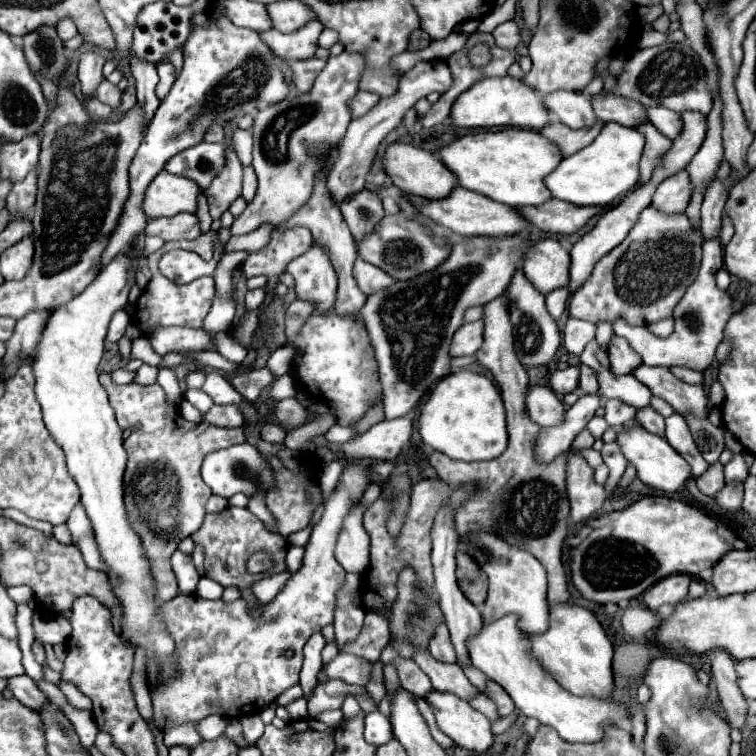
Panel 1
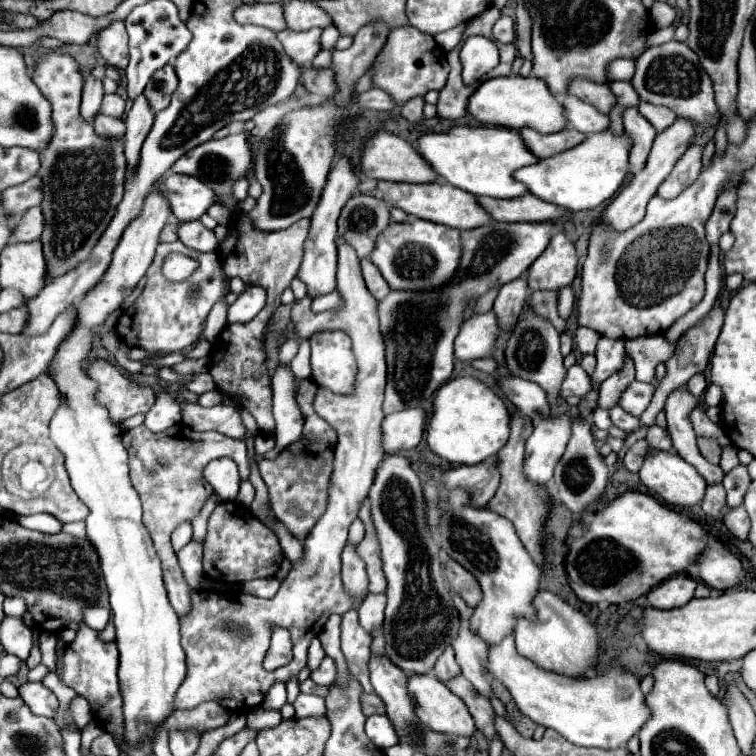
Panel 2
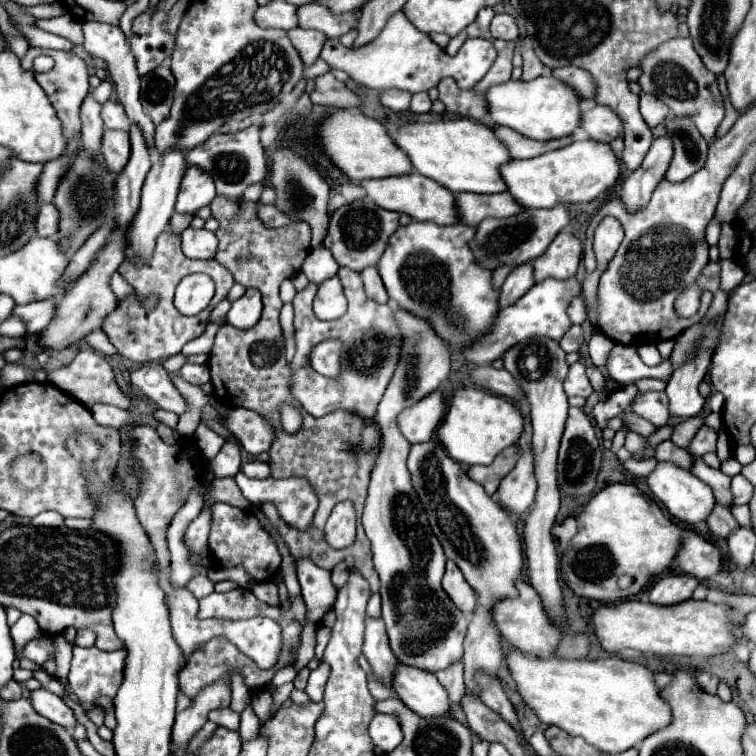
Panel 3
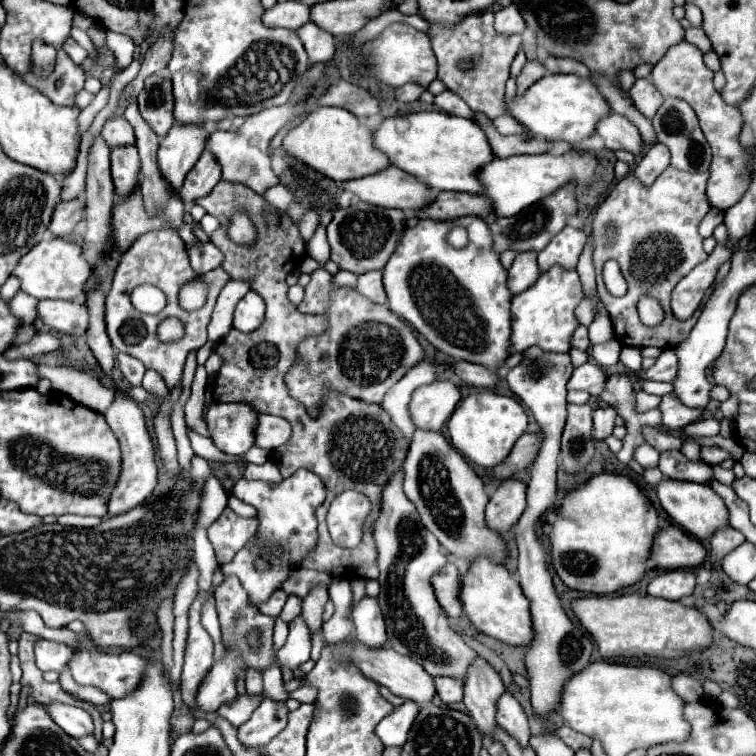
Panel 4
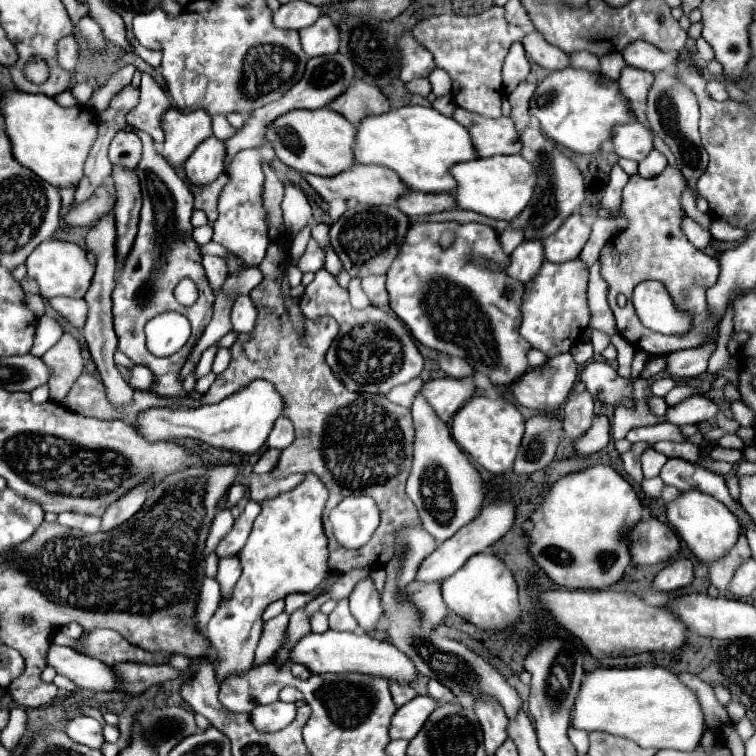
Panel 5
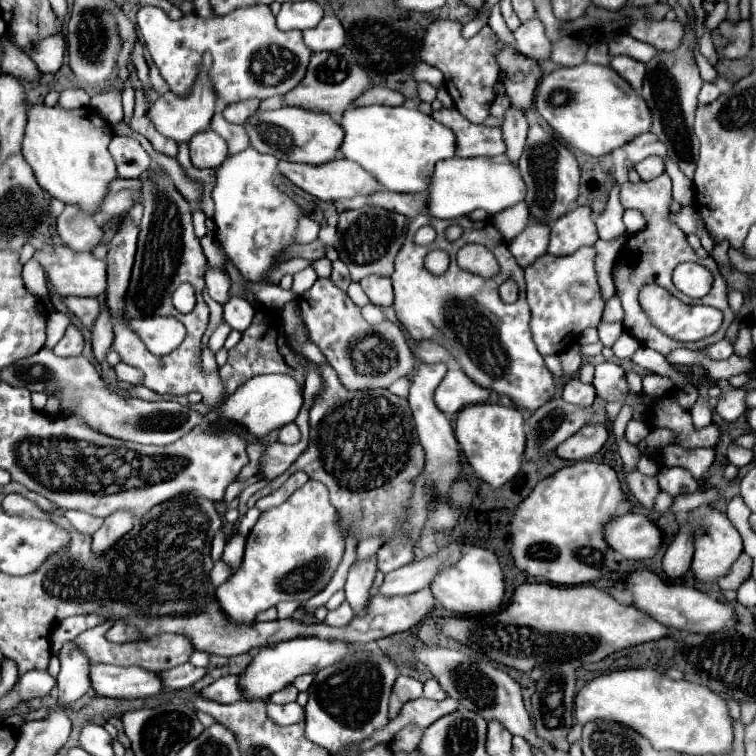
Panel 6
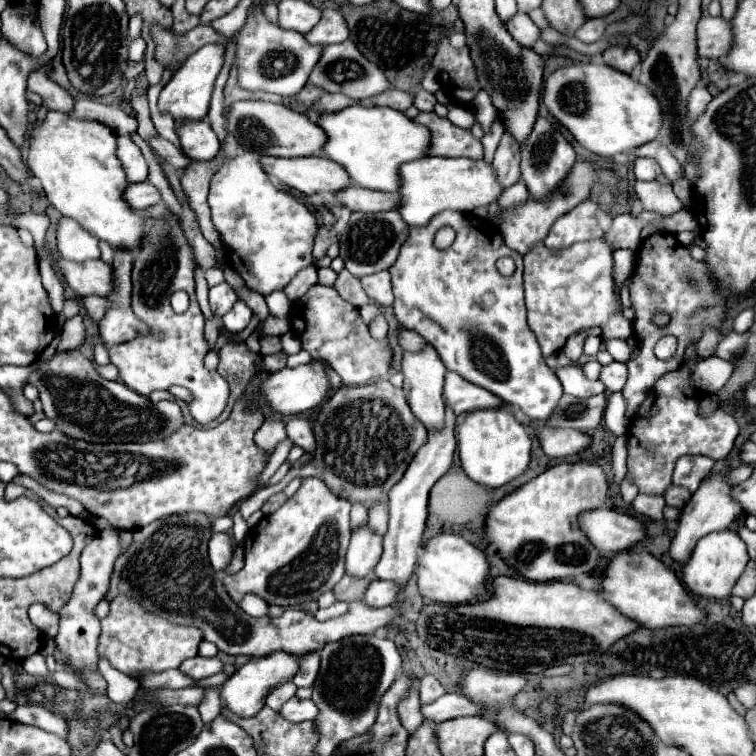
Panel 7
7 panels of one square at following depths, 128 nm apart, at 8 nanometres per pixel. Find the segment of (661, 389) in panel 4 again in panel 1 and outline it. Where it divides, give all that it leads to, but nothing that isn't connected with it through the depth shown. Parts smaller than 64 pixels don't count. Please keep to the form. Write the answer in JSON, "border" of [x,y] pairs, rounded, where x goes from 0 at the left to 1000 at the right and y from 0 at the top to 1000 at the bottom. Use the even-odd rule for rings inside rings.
{"border":[[[939,315],[931,320],[929,352],[926,352],[921,376],[915,376],[915,381],[910,381],[910,386],[905,389],[905,394],[894,405],[894,413],[892,413],[894,434],[884,447],[870,447],[857,434],[836,434],[836,431],[825,429],[823,423],[817,423],[812,429],[812,442],[831,450],[833,460],[841,468],[847,468],[849,481],[884,484],[884,487],[886,484],[907,484],[907,487],[918,487],[918,489],[929,492],[944,476],[947,460],[955,452],[958,431],[968,418],[968,397],[963,394],[960,386],[950,384],[947,373],[944,373],[944,362],[955,354],[955,336],[958,333],[955,333],[952,315]]]}

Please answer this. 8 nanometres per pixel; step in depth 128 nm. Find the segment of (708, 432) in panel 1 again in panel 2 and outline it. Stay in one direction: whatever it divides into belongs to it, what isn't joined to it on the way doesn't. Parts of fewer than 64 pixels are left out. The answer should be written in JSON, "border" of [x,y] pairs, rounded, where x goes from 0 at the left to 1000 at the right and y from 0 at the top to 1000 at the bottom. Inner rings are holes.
{"border":[[[923,579],[923,593],[926,593],[926,598],[931,601],[931,606],[939,614],[950,614],[952,611],[952,590],[942,587],[942,582],[926,582]]]}

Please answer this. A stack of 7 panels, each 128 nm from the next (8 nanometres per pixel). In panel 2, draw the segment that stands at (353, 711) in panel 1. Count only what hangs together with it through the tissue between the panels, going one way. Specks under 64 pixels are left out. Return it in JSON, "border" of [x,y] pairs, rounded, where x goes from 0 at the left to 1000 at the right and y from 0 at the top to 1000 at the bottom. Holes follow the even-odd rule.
{"border":[[[437,815],[429,833],[423,836],[423,849],[431,860],[431,865],[444,876],[447,881],[447,902],[455,905],[458,902],[458,894],[460,894],[460,884],[458,884],[458,873],[455,873],[455,865],[450,860],[450,823],[452,823],[452,815]]]}

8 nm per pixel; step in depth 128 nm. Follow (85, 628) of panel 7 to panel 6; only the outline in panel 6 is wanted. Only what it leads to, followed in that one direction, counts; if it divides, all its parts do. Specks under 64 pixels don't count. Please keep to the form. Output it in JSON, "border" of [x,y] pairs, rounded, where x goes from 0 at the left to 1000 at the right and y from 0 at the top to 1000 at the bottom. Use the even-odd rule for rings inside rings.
{"border":[[[151,677],[148,683],[143,683],[135,693],[135,698],[122,709],[122,730],[124,735],[135,735],[143,725],[148,725],[159,709],[164,709],[167,704],[175,701],[175,683],[169,683],[169,677]],[[98,847],[85,849],[77,870],[79,870],[79,892],[77,902],[77,926],[82,934],[108,923],[119,913],[119,873],[108,857],[95,852]]]}

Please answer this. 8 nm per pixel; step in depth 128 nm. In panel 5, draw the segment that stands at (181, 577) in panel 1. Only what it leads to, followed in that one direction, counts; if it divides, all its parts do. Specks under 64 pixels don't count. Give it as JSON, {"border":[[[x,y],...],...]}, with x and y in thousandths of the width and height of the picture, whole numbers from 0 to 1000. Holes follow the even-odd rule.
{"border":[[[308,640],[302,648],[302,672],[312,669],[324,655],[324,644],[319,640]]]}

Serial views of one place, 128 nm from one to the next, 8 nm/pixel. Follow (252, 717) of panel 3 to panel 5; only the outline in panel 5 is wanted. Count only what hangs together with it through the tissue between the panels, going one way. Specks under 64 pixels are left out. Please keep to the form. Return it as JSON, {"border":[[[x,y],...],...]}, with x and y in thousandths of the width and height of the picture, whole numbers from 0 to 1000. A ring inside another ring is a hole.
{"border":[[[370,812],[360,820],[354,820],[349,825],[349,833],[347,833],[347,844],[341,849],[341,857],[339,857],[339,873],[336,873],[336,881],[344,881],[349,878],[357,868],[365,865],[365,860],[370,857],[370,847],[373,847],[373,839],[381,828],[381,812]]]}

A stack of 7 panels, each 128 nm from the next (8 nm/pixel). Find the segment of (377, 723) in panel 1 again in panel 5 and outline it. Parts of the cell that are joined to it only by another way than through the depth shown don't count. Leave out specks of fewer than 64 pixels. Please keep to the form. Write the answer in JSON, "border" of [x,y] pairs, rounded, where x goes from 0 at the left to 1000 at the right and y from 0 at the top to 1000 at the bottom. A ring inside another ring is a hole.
{"border":[[[550,921],[548,926],[542,926],[540,931],[534,931],[532,937],[524,939],[519,958],[516,958],[516,976],[526,979],[545,979],[556,963],[561,960],[561,955],[566,952],[566,947],[577,939],[579,929],[569,921]]]}

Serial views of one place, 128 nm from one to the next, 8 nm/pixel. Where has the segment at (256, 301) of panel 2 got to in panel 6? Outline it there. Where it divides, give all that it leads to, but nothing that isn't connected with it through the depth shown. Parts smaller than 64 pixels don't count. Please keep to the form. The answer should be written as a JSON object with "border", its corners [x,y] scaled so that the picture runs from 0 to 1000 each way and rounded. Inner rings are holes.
{"border":[[[307,394],[296,405],[296,423],[315,439],[323,439],[331,431],[336,415],[339,415],[339,410],[323,394]]]}

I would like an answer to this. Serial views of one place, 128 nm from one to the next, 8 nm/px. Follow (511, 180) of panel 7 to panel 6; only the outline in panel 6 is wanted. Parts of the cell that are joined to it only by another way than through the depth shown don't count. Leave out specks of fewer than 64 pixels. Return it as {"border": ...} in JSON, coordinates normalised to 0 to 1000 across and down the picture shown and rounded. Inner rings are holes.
{"border":[[[675,140],[669,146],[669,156],[667,156],[667,164],[664,164],[664,180],[667,180],[667,190],[669,190],[669,206],[680,220],[685,217],[688,204],[693,198],[696,175],[698,175],[696,151]]]}

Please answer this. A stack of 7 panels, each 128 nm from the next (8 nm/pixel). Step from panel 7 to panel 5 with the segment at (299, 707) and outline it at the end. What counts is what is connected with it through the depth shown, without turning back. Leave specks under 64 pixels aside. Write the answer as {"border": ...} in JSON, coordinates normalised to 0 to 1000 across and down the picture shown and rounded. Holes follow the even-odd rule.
{"border":[[[362,929],[333,939],[333,955],[339,958],[339,963],[349,968],[365,968],[381,960],[389,952],[389,947],[392,947],[392,931],[378,929]]]}

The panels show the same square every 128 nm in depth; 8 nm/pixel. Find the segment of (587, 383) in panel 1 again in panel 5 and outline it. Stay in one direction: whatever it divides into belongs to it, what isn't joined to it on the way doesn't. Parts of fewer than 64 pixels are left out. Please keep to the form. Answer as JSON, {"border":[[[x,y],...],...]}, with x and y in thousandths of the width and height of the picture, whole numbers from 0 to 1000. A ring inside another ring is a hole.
{"border":[[[938,454],[917,462],[906,462],[902,466],[892,466],[884,474],[884,492],[889,499],[917,500],[935,489],[937,478],[947,463],[947,455]]]}

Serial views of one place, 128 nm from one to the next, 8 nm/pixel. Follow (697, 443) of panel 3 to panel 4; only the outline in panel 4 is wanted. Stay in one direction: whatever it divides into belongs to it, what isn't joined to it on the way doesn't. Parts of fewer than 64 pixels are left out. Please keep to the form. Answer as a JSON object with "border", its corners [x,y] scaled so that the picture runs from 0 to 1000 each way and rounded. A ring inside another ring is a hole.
{"border":[[[942,590],[942,593],[929,593],[926,601],[929,601],[929,608],[931,608],[934,614],[952,614],[952,611],[958,611],[960,606],[968,606],[966,598],[960,598],[960,595],[955,595],[955,593],[947,593],[947,590]]]}

